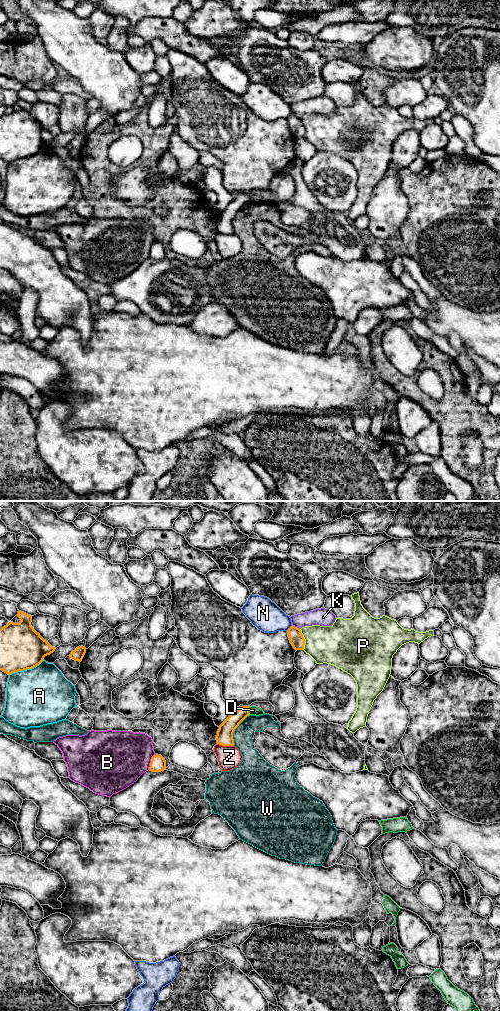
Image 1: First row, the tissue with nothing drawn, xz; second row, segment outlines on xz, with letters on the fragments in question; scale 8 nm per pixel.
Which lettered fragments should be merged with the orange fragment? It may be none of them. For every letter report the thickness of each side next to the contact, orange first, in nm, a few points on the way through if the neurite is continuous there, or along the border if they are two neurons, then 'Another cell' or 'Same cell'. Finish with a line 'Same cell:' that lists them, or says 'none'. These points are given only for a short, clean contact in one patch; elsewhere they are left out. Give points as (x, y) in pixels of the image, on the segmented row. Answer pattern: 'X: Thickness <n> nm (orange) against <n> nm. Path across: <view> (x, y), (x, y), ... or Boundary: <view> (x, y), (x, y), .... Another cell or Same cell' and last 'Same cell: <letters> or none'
A: Thickness 360 nm (orange) against 460 nm. Another cell
B: Thickness 120 nm (orange) against 420 nm. Another cell
D: Thickness 130 nm (orange) against 80 nm. Boundary: xz (248, 707), (250, 714). Another cell
K: Thickness 120 nm (orange) against 140 nm. Another cell
N: Thickness 120 nm (orange) against 240 nm. Another cell
P: Thickness 120 nm (orange) against 320 nm. Boundary: xz (299, 629), (304, 639), (303, 649). Another cell
W: Thickness 140 nm (orange) against 150 nm. Another cell
Z: Thickness 140 nm (orange) against 190 nm. Another cell
Same cell: none

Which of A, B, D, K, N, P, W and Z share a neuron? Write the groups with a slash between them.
A / B / D / K / N / P / W / Z

